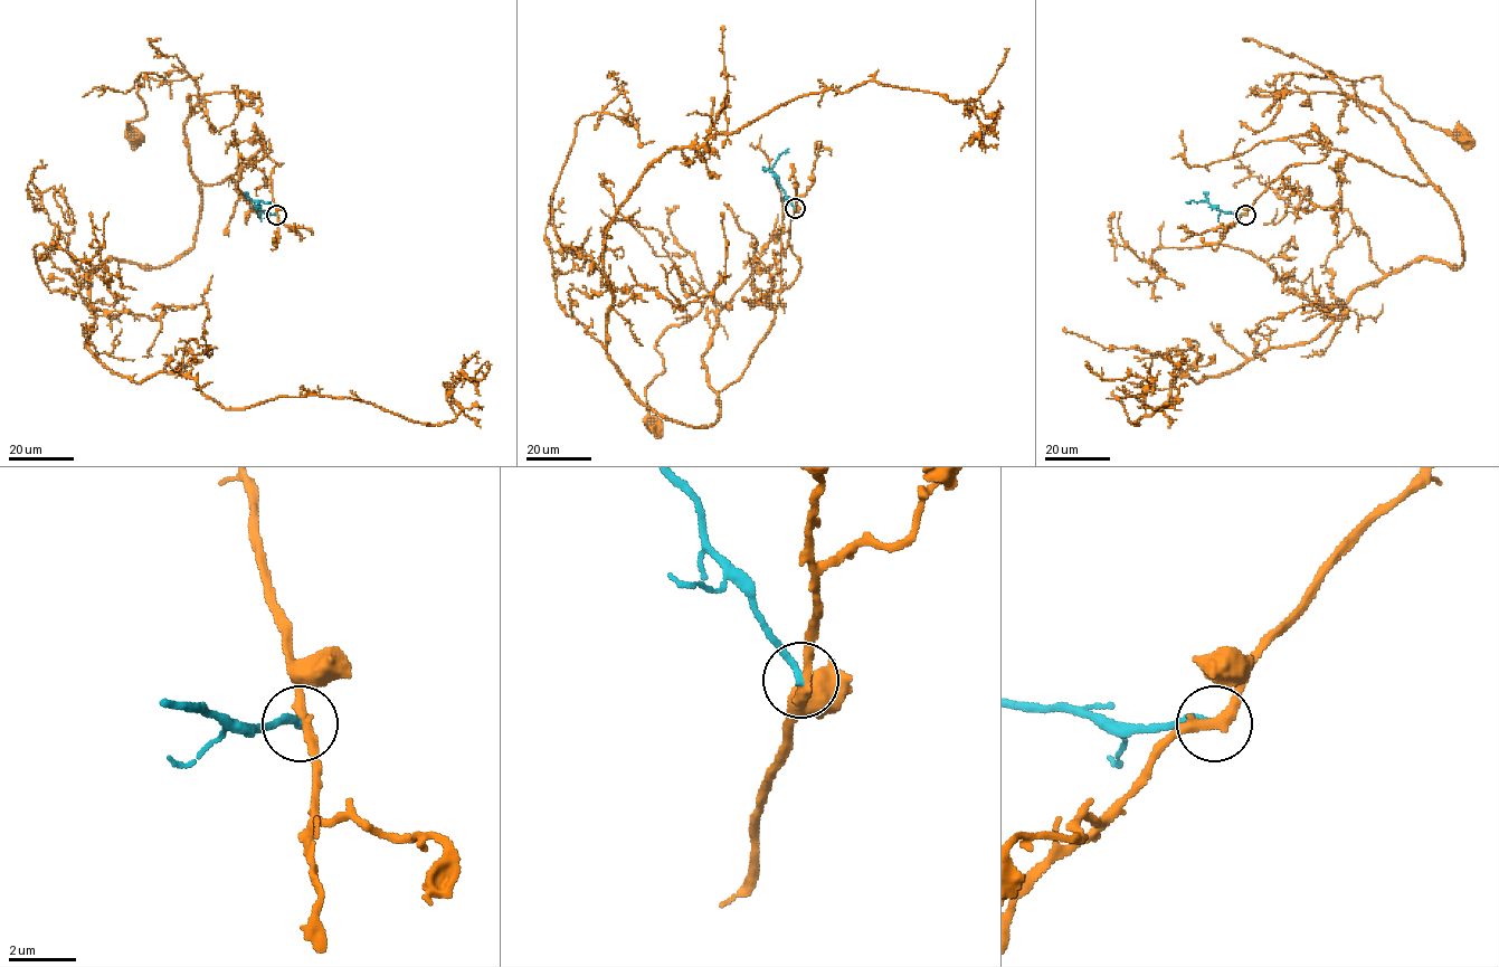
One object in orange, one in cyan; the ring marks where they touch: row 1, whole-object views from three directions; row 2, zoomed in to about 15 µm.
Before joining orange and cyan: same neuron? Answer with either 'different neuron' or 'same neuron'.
different neuron

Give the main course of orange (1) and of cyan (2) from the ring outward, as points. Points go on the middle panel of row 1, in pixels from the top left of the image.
1: (795, 208), (798, 274), (743, 373), (709, 385), (711, 296), (656, 343), (653, 424)
2: (795, 208), (772, 171), (778, 157), (788, 149)

